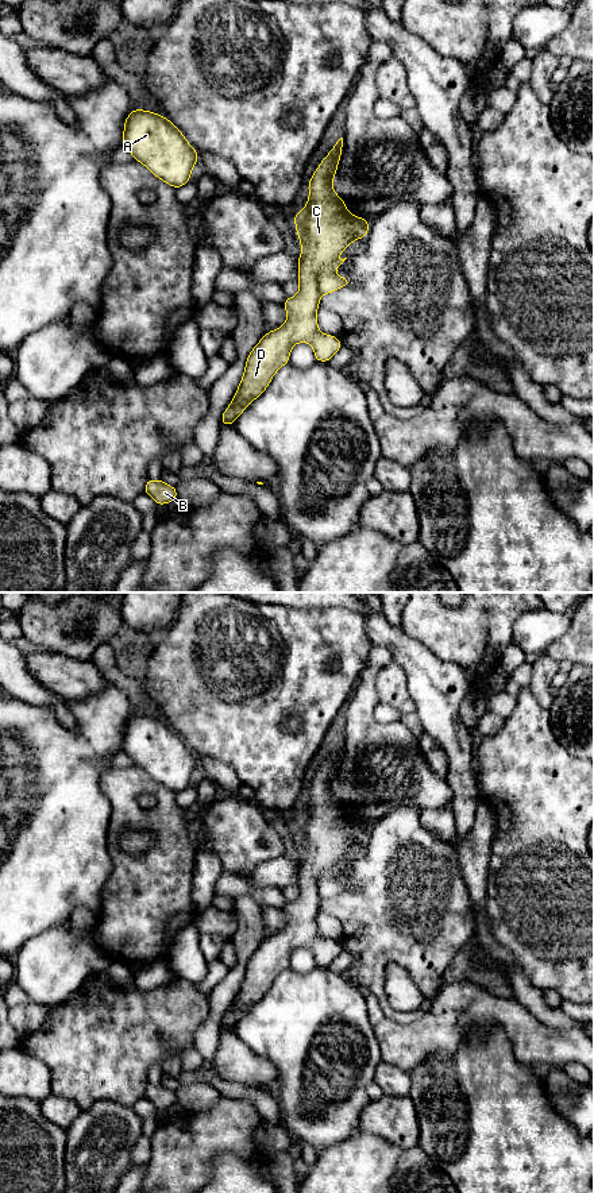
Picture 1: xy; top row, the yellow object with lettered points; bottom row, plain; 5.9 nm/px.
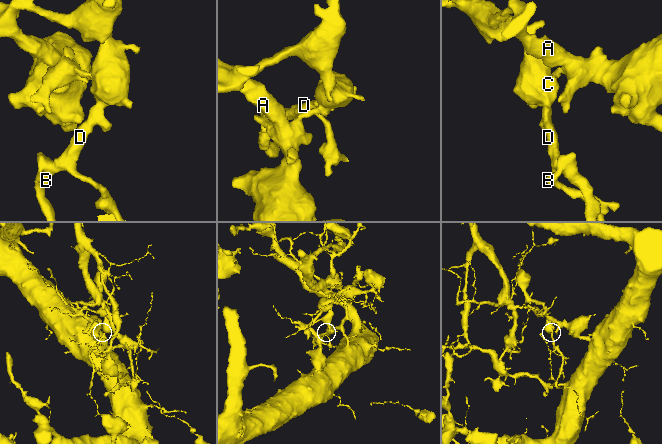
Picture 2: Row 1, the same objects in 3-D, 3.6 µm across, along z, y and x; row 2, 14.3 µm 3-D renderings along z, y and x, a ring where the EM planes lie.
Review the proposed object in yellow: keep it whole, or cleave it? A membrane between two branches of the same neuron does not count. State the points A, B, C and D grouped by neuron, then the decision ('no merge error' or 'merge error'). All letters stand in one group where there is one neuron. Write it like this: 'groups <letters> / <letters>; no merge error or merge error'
groups A / B C D; merge error

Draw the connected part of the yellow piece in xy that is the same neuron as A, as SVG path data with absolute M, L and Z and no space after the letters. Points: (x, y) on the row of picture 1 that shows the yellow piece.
M134 109L124 121L123 147L174 189L186 185L198 152L167 119Z

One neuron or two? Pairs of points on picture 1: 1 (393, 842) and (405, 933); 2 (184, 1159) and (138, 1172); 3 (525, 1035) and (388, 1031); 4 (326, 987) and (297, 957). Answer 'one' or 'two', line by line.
1: one
2: two
3: one
4: two

